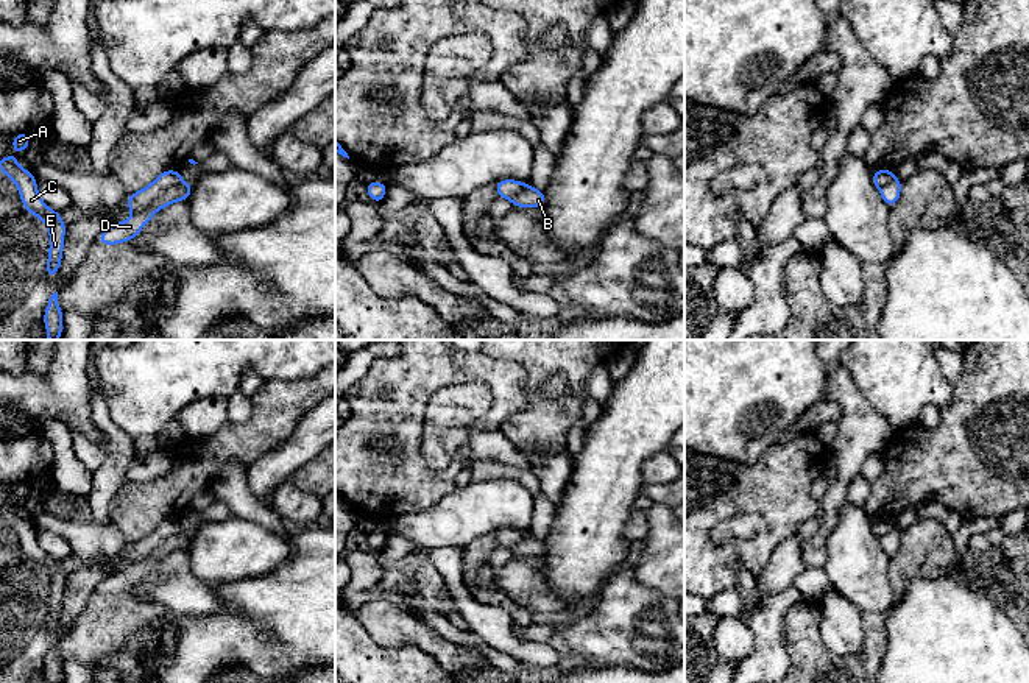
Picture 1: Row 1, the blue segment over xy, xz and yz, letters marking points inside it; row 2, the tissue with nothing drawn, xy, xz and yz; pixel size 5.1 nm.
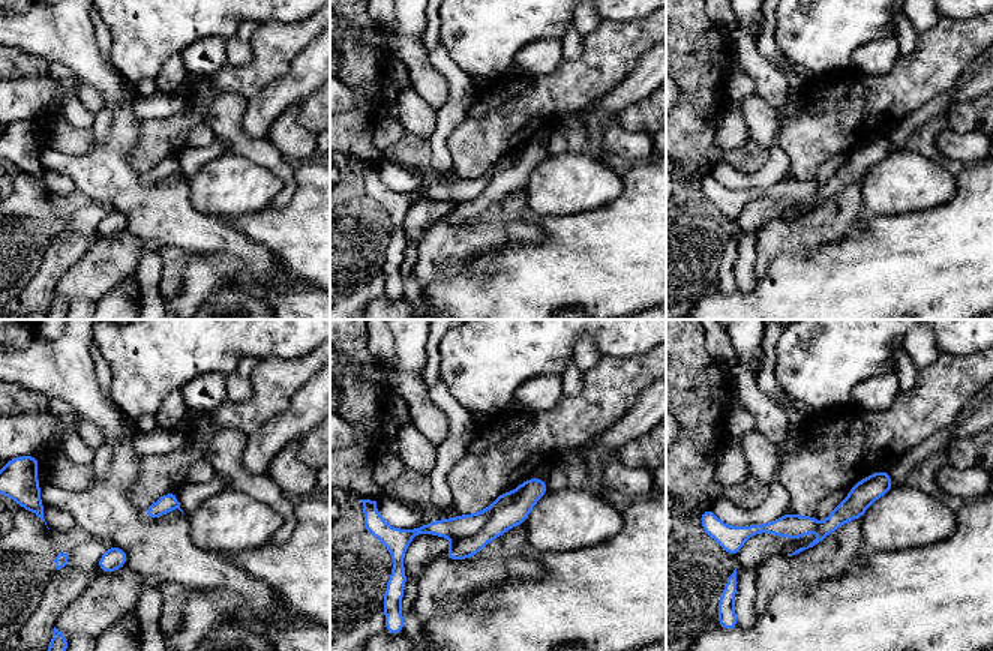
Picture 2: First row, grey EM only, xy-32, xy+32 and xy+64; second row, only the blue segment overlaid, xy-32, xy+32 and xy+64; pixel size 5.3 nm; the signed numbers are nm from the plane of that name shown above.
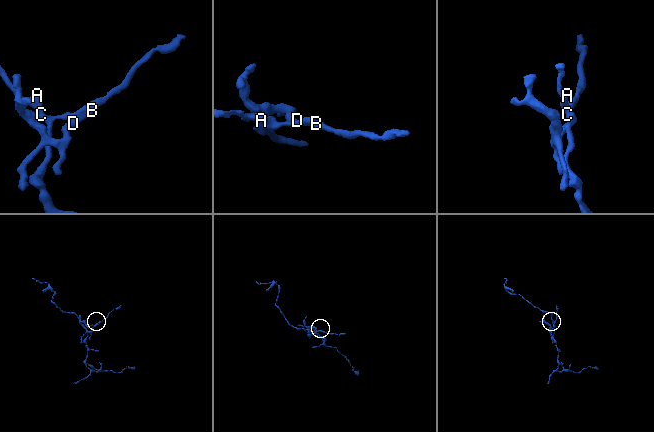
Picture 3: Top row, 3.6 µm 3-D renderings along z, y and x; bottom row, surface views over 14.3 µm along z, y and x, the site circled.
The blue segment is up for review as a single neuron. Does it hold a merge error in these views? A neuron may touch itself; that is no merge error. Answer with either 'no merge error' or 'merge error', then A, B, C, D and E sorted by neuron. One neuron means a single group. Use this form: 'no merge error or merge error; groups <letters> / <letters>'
merge error; groups A C E / B D

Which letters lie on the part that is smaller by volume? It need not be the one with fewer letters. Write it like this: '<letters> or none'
B, D

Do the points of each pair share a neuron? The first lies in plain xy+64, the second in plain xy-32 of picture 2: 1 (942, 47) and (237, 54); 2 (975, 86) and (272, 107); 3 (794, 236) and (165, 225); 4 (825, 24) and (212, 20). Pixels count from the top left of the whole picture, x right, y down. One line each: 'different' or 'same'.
1: different
2: same
3: different
4: same

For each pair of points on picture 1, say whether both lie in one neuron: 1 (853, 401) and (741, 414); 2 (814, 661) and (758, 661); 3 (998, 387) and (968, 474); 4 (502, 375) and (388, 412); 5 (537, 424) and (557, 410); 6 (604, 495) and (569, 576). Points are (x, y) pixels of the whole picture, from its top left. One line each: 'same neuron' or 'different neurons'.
1: different neurons
2: different neurons
3: same neuron
4: same neuron
5: same neuron
6: same neuron

